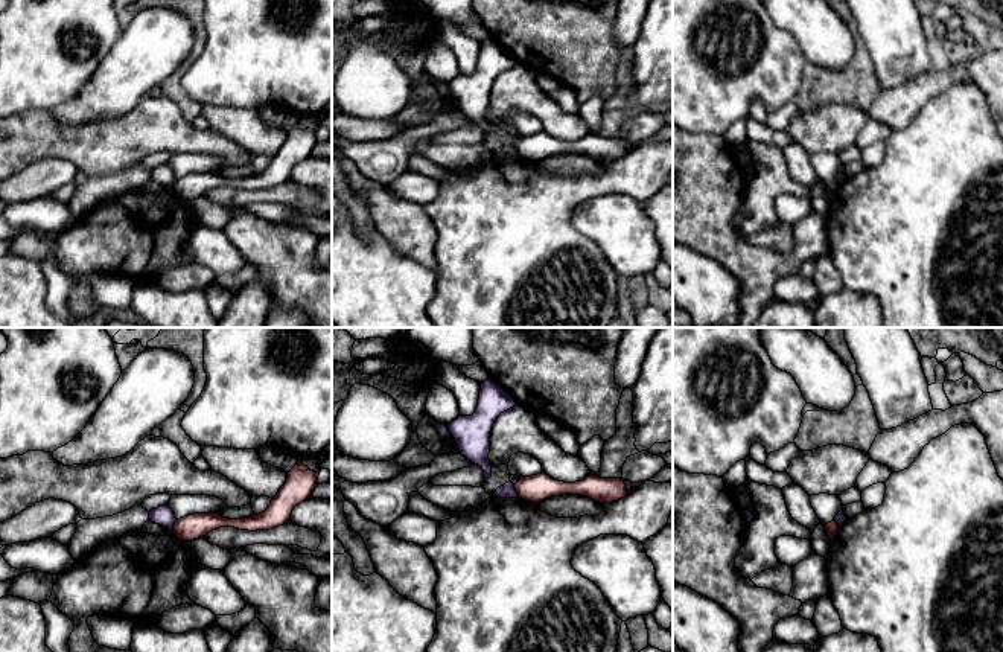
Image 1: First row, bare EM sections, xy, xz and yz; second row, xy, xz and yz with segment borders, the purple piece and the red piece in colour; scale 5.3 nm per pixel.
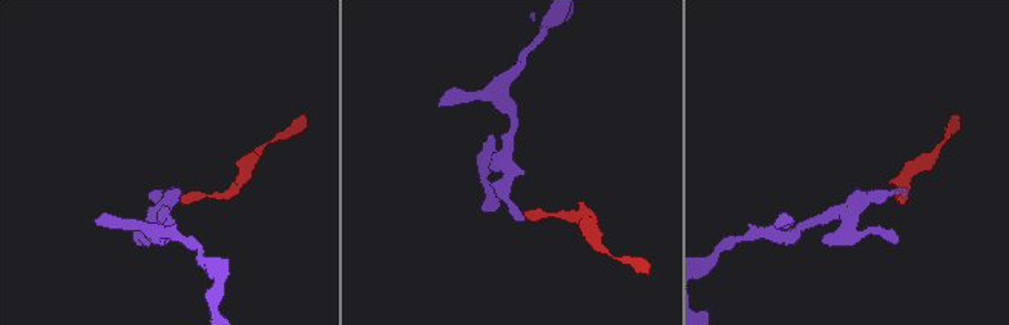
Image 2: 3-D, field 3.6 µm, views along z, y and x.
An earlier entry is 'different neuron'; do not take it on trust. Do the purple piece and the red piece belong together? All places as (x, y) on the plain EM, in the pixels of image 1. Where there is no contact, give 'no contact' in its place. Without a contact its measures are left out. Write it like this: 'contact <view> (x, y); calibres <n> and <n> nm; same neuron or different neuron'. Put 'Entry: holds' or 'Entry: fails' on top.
Entry: holds
contact xz (515, 150); calibres 80 and 150 nm; different neuron

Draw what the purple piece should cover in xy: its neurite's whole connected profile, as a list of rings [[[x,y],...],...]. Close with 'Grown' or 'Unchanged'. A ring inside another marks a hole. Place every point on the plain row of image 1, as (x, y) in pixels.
[[[164,163],[164,165],[152,168],[149,171],[149,180],[160,183],[163,186],[167,186],[170,189],[177,180],[177,177],[175,177],[172,168],[167,163]]]. Unchanged

